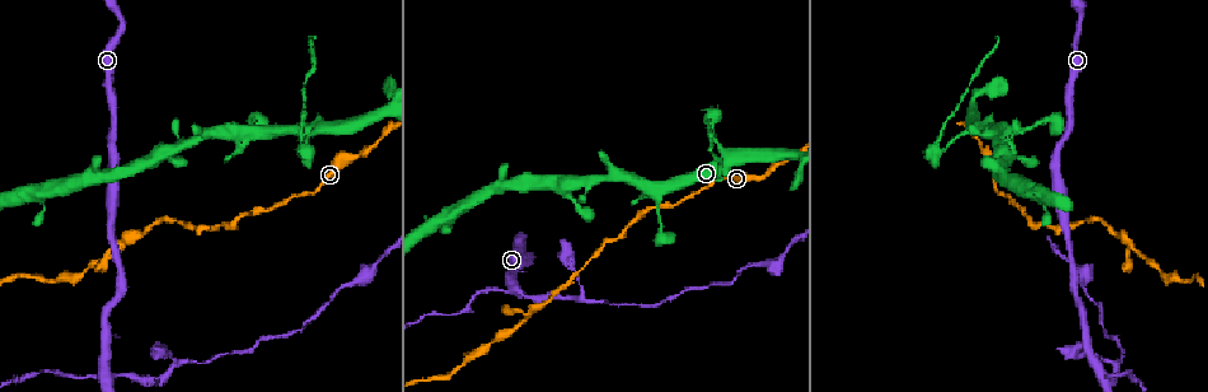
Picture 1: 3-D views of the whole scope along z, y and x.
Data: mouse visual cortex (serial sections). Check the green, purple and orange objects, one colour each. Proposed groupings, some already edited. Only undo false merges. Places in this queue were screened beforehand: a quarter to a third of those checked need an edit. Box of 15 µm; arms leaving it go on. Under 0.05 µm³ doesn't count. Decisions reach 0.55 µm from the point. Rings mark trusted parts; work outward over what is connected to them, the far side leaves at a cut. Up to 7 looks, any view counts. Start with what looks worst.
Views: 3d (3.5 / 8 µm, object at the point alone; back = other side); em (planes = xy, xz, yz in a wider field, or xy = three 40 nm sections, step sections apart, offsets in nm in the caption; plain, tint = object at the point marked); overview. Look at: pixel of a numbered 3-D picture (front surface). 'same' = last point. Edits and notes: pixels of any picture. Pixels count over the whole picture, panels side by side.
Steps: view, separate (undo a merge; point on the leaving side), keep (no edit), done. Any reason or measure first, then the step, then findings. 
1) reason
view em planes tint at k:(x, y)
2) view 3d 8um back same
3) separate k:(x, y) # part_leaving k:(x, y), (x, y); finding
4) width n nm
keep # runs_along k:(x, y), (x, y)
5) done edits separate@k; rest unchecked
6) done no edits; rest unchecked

a fork
view 3d 8um at 1:(716, 121)

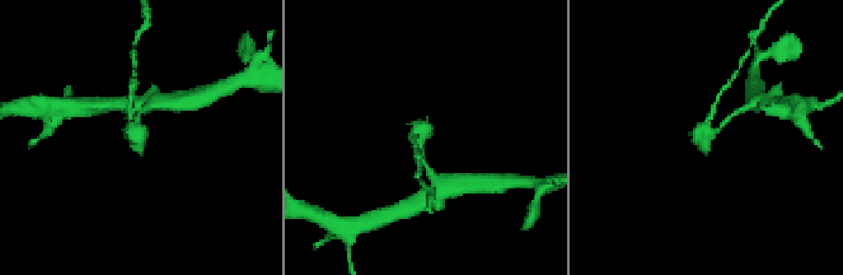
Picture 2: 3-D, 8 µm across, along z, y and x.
need the tissue
view em xy step 1 tint at 2:(707, 133)

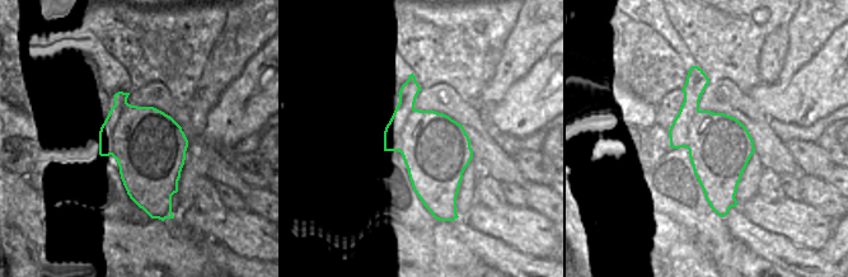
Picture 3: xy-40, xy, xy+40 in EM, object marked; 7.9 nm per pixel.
width 550 nm
separate 2:(132, 85) # part_leaving 2:(707, 122), (713, 103), (735, 75); a second cell is stuck on

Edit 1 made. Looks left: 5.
redraw
view overview

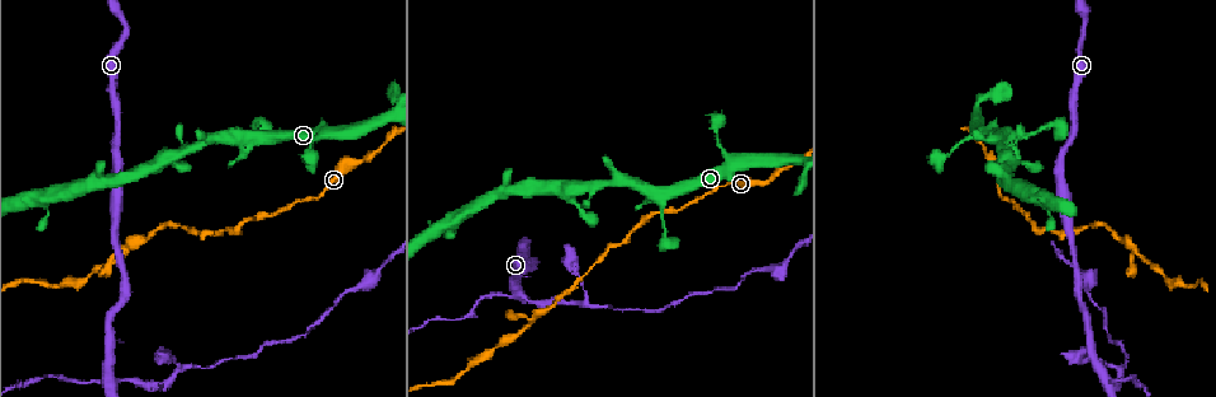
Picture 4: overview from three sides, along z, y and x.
sharp bend
view 3d 8um at 4:(112, 383)

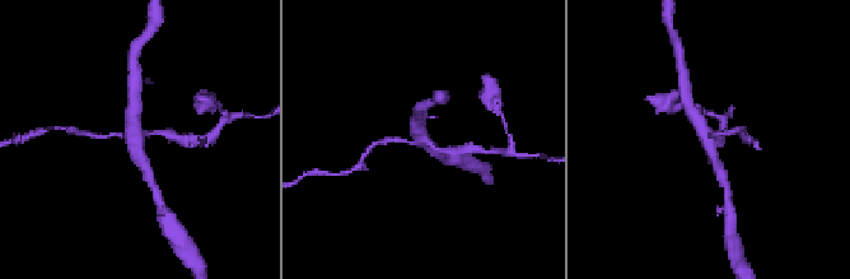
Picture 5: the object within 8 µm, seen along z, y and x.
arms 4; arm_widths 150, 150, 300, 300 nm
view em xy step 1 tint at 5:(704, 136)

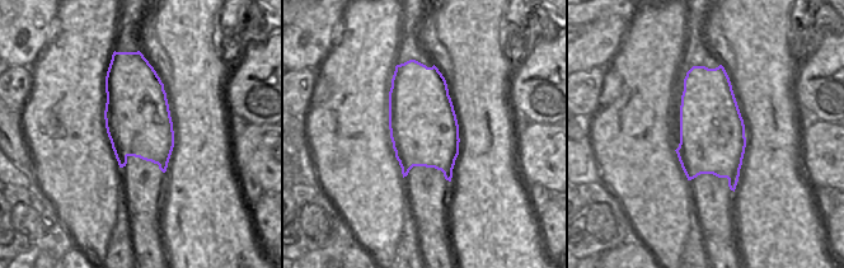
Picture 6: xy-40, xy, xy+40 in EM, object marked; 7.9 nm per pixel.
width 550 nm
separate 5:(720, 138) # part_leaving 5:(145, 134), (164, 133), (190, 139); two cells meet here

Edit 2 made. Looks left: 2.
done edits separate@2, separate@5; rest unchecked

